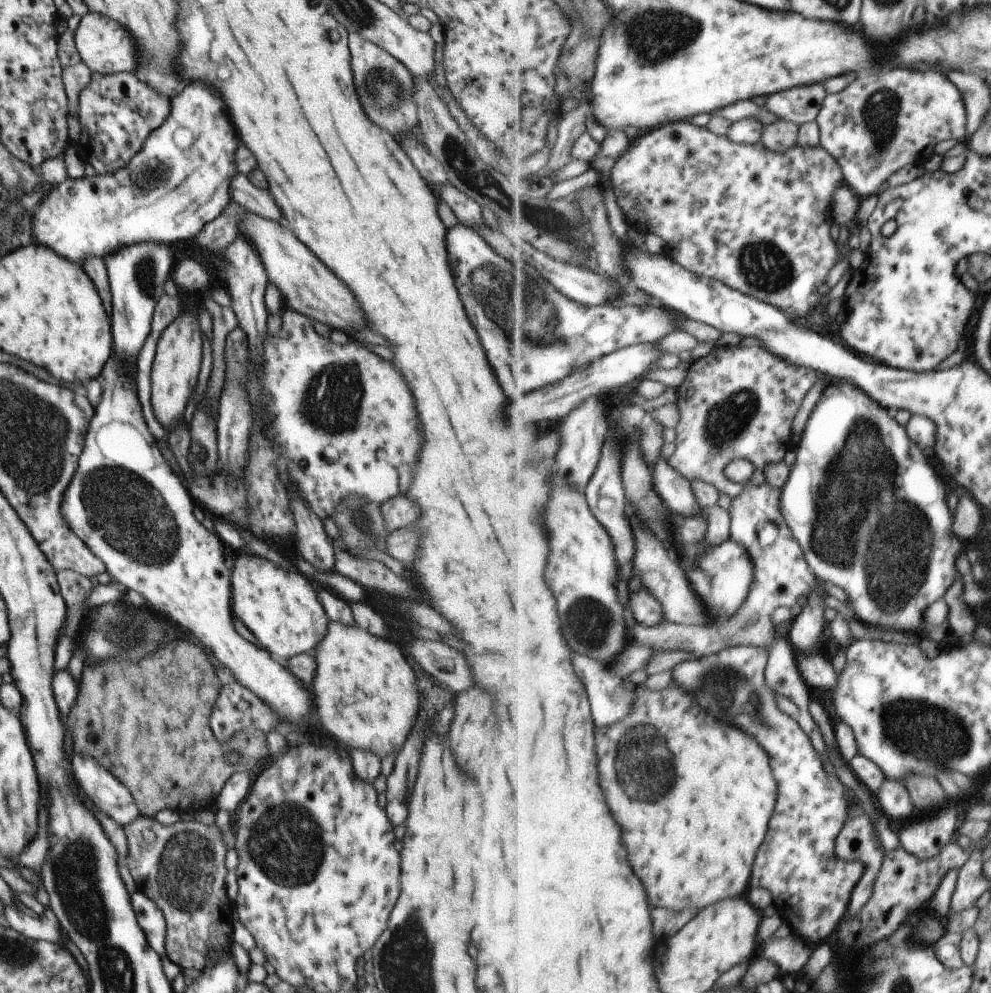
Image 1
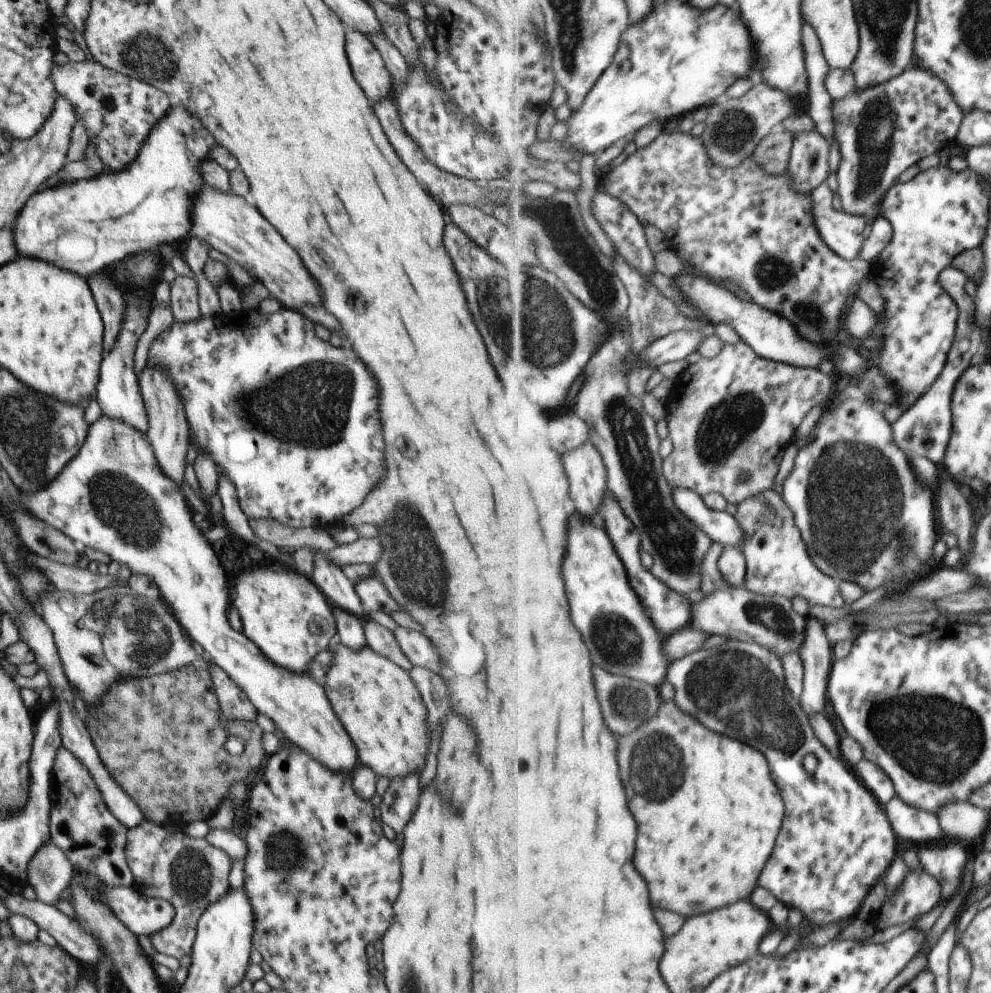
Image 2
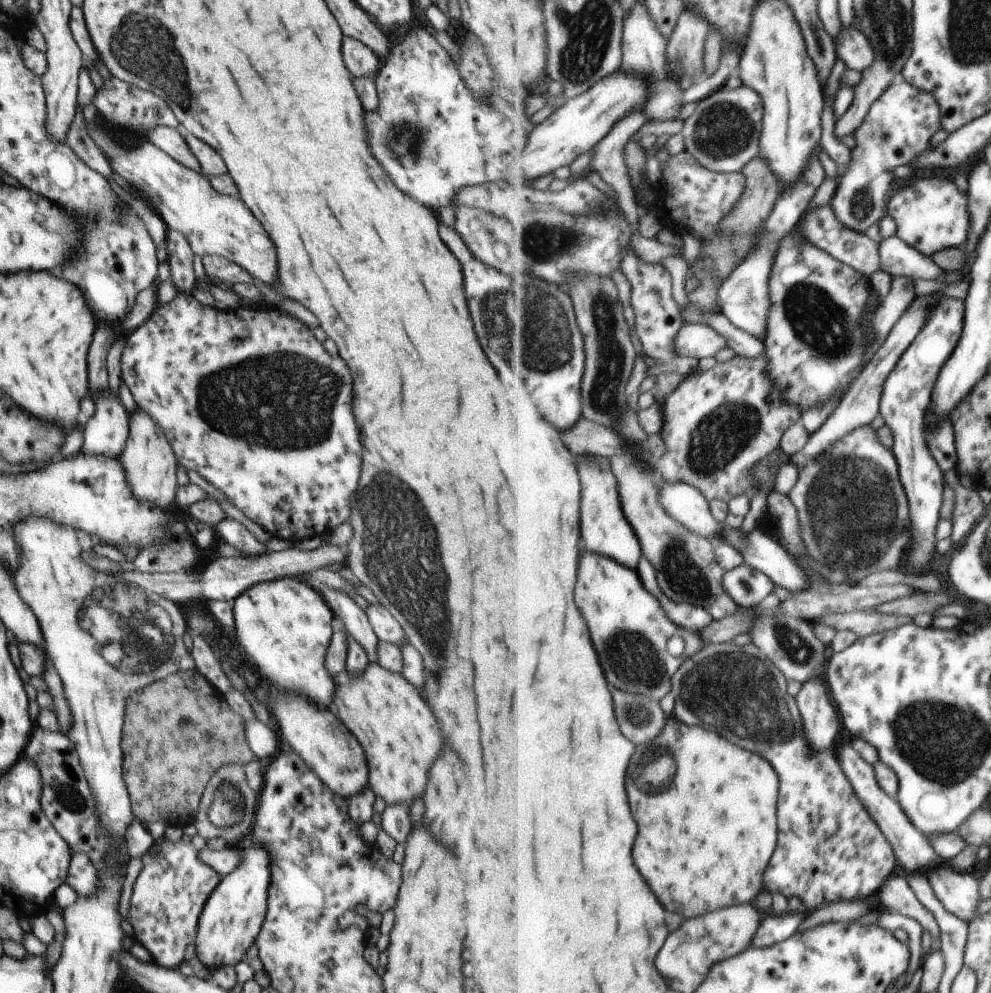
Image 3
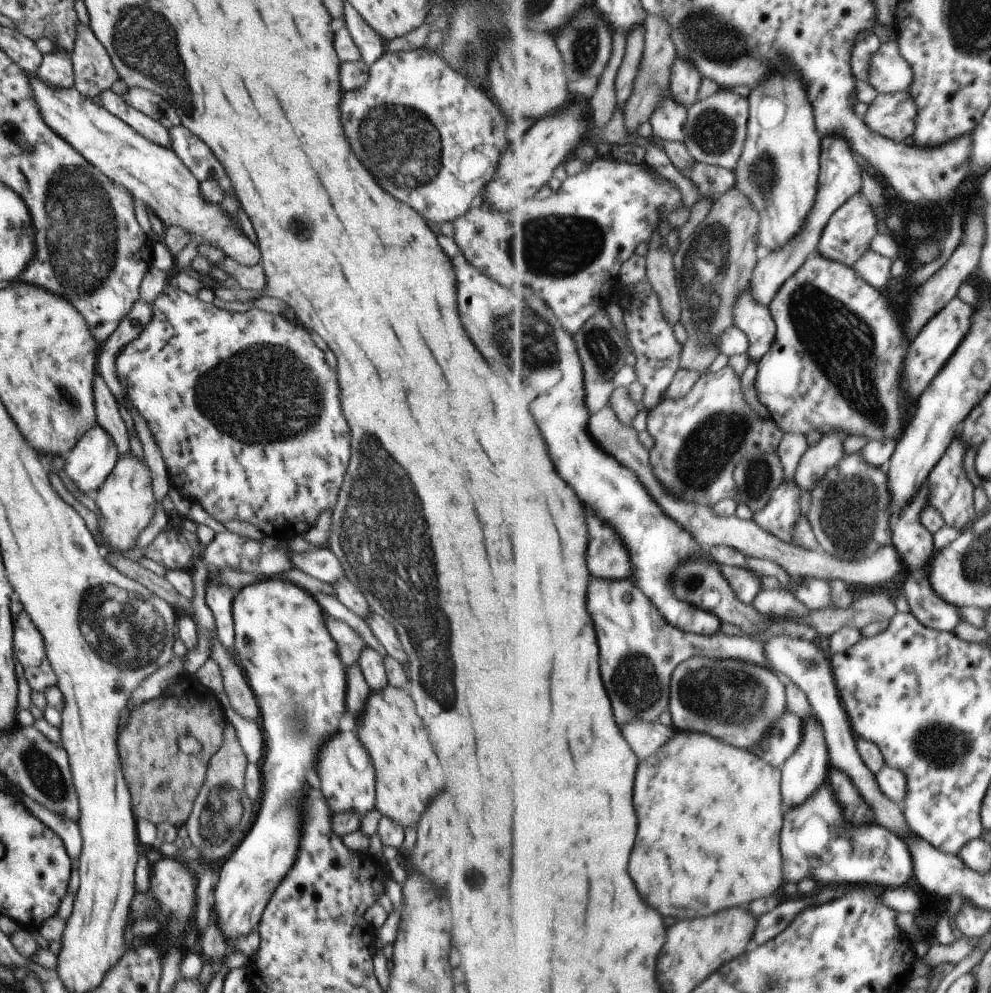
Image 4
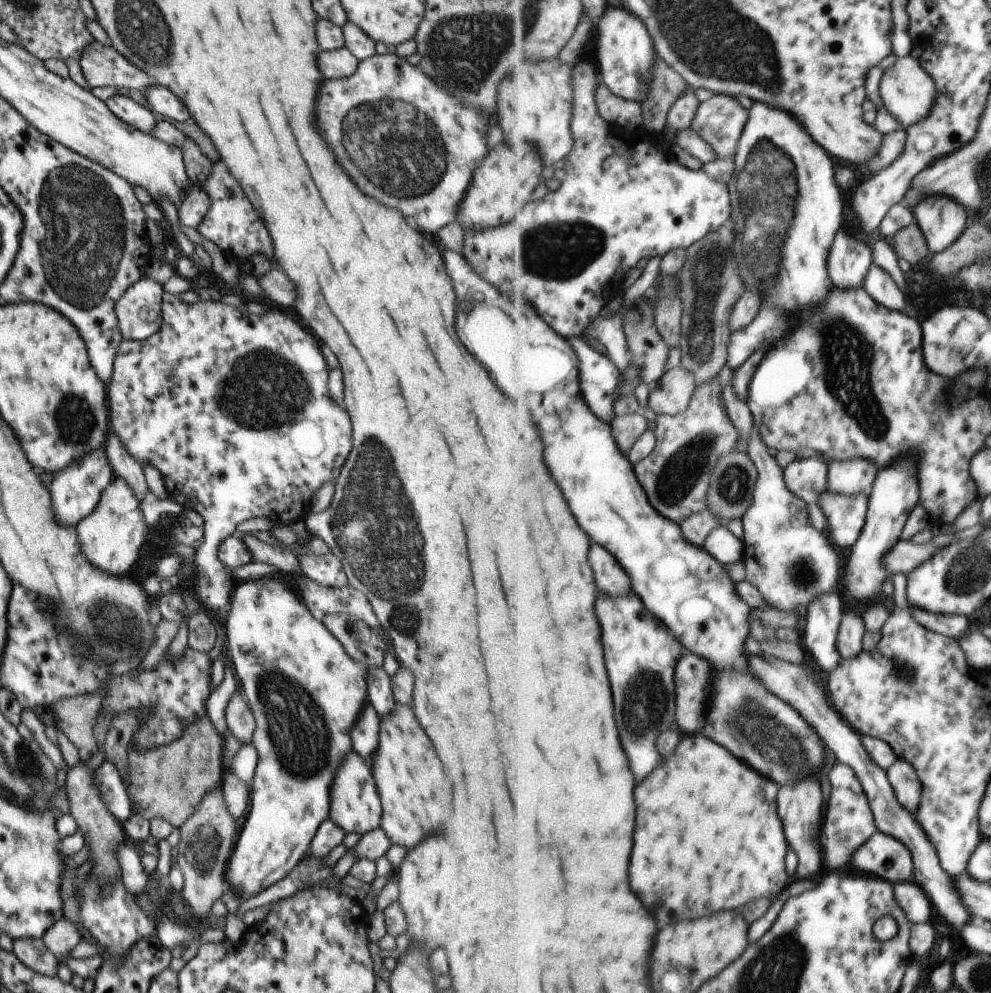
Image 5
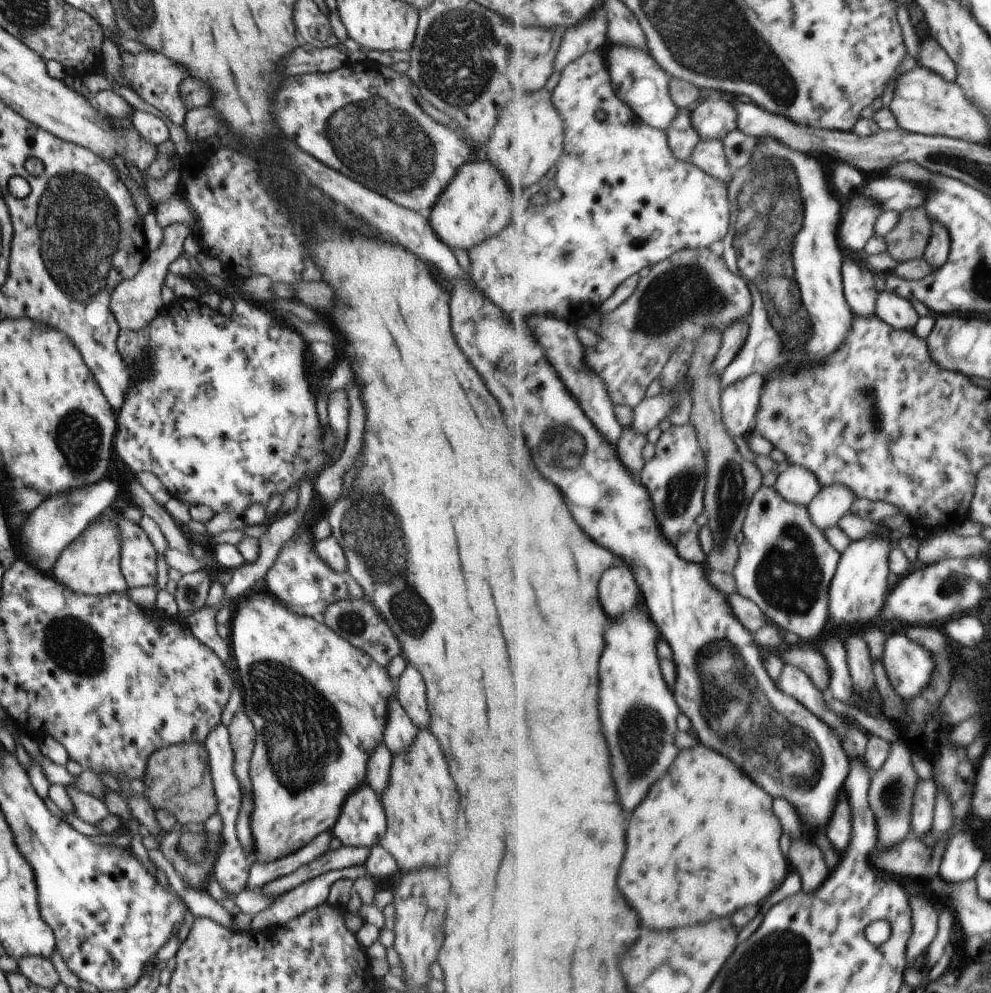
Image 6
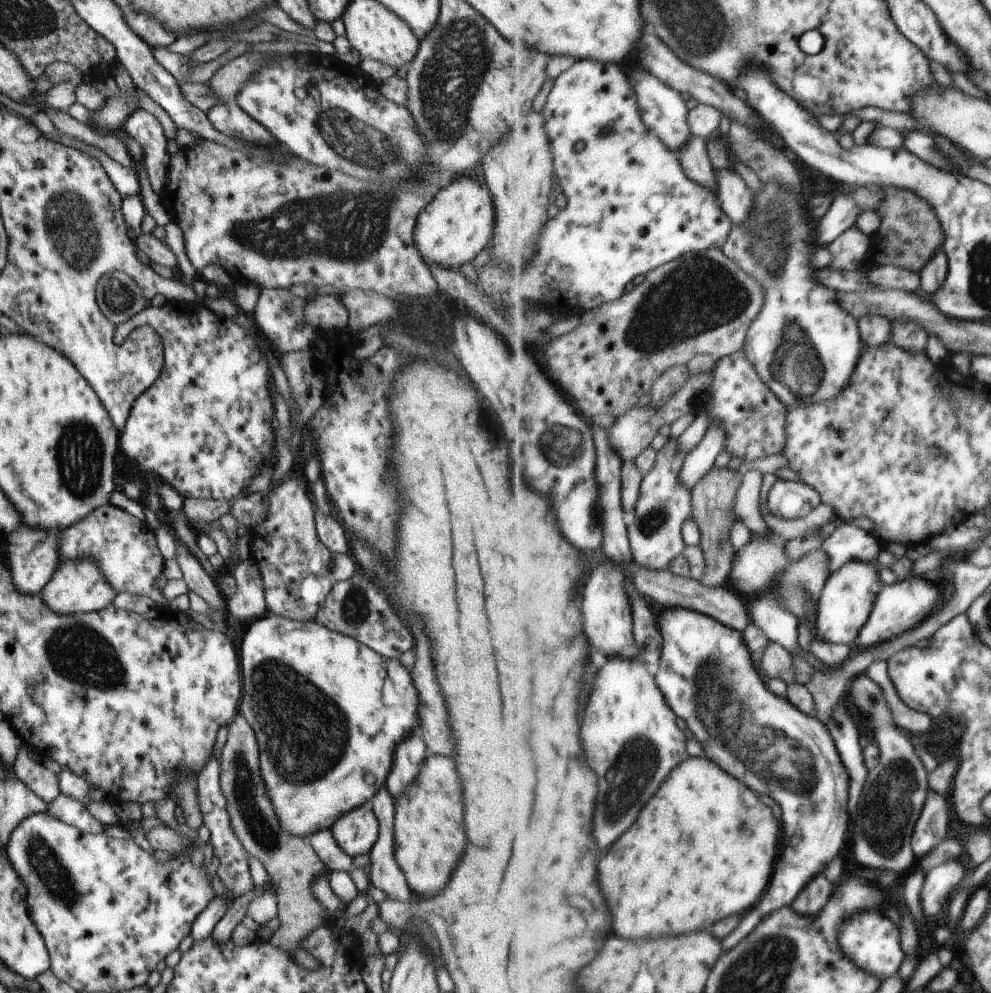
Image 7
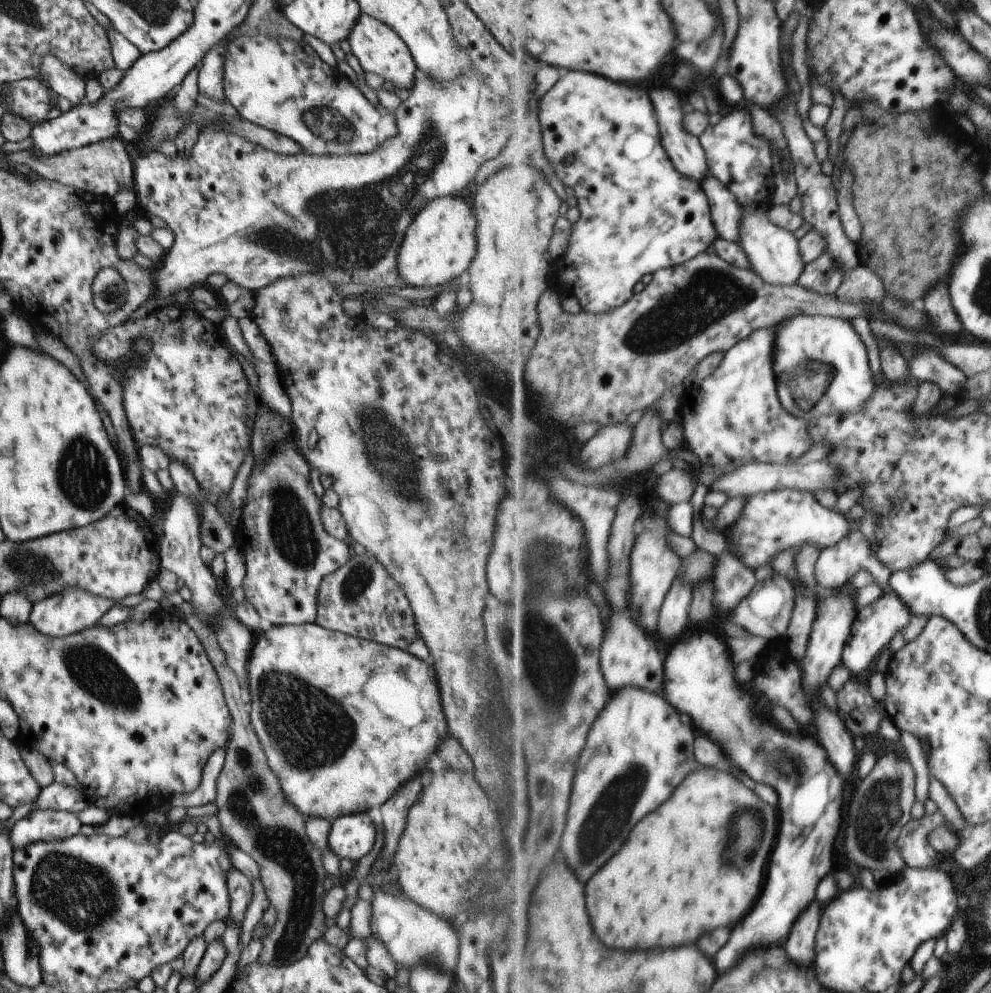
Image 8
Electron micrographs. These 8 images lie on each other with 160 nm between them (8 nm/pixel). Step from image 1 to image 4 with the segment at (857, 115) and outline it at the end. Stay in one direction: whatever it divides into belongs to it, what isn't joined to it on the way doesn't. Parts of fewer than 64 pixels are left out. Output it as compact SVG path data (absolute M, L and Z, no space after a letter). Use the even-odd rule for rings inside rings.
M908 90L896 93L878 93L874 100L864 109L866 114L864 118L865 124L874 133L898 143L907 140L909 136L913 138L918 125L920 108ZM864 192L854 194L849 200L835 211L824 228L818 252L825 258L838 260L847 266L853 267L872 246L872 240L878 230L877 212L871 202L865 197Z

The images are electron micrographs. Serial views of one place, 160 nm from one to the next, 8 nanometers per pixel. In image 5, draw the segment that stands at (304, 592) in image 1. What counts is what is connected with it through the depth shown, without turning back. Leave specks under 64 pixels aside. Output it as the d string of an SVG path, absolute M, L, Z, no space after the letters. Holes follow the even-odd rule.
M272 577L236 582L235 588L232 590L230 609L224 622L224 630L224 642L234 668L237 685L255 719L255 730L250 742L257 753L257 764L249 784L249 812L247 812L239 837L224 866L224 882L226 886L228 885L228 888L237 897L241 897L241 902L243 902L247 897L255 896L261 890L265 890L271 884L275 884L277 880L281 880L287 875L292 875L296 864L307 854L308 846L311 844L317 827L322 820L328 817L329 796L327 796L327 790L329 790L333 772L335 772L339 760L351 750L349 728L351 728L351 724L358 717L358 712L362 709L362 706L367 703L366 684L364 681L366 670L343 650L339 641L325 628L321 621L311 617L308 608L299 600L294 589L287 586L287 584L283 584L283 582L279 582L279 580L273 580Z

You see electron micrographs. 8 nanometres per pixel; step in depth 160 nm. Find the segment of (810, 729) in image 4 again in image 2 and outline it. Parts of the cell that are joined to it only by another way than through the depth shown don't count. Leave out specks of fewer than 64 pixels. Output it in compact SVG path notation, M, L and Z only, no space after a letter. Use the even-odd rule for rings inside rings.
M807 616L805 640L798 650L804 664L804 691L800 698L807 714L825 713L828 697L828 678L834 665L831 658L834 647L825 634L825 624L817 618Z

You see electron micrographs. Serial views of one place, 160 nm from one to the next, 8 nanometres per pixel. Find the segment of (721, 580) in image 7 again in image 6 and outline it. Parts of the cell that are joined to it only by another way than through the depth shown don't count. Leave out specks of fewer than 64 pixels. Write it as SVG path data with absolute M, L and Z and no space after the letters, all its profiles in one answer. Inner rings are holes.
M707 329L695 343L691 368L687 377L694 382L694 405L691 422L696 426L699 442L706 456L706 489L704 510L707 526L712 530L715 548L708 554L707 564L717 570L723 568L732 574L740 555L737 534L742 532L752 496L764 484L764 474L739 452L737 444L724 423L722 411L722 375L714 371L714 362L723 344L723 332Z

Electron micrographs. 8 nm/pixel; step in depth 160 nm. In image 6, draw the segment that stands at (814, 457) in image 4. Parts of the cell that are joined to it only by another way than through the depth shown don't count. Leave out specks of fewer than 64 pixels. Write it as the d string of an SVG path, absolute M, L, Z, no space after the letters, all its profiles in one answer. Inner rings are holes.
M788 463L785 470L778 474L775 486L783 498L807 506L823 487L813 471L793 463Z

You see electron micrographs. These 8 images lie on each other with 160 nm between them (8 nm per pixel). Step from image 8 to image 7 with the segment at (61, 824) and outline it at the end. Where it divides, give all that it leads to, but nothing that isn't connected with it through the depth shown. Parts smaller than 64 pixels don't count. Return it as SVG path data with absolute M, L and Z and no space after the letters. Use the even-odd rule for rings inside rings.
M61 793L48 804L45 812L81 833L96 835L105 829L105 826L88 813L82 802Z

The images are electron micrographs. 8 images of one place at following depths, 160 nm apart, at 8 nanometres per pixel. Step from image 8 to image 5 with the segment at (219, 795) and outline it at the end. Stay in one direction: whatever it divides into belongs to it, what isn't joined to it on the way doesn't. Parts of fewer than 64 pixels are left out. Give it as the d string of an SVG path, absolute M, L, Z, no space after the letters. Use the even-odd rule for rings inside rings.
M240 689L230 694L224 708L224 717L227 729L236 736L240 746L249 743L255 730L255 719Z

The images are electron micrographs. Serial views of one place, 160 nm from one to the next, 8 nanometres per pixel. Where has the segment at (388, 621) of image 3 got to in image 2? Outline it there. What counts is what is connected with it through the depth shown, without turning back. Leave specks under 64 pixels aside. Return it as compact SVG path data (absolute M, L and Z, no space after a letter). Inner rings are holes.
M397 627L392 633L398 642L400 651L413 667L429 668L435 674L441 670L441 660L439 660L435 646L420 632L405 627Z

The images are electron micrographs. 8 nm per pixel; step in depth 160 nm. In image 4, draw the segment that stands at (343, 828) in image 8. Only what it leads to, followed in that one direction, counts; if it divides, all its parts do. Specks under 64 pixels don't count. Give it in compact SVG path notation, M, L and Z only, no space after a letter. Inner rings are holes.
M337 732L323 742L314 762L319 778L320 791L333 813L352 812L360 818L374 808L373 766L365 748L359 744L353 732Z

